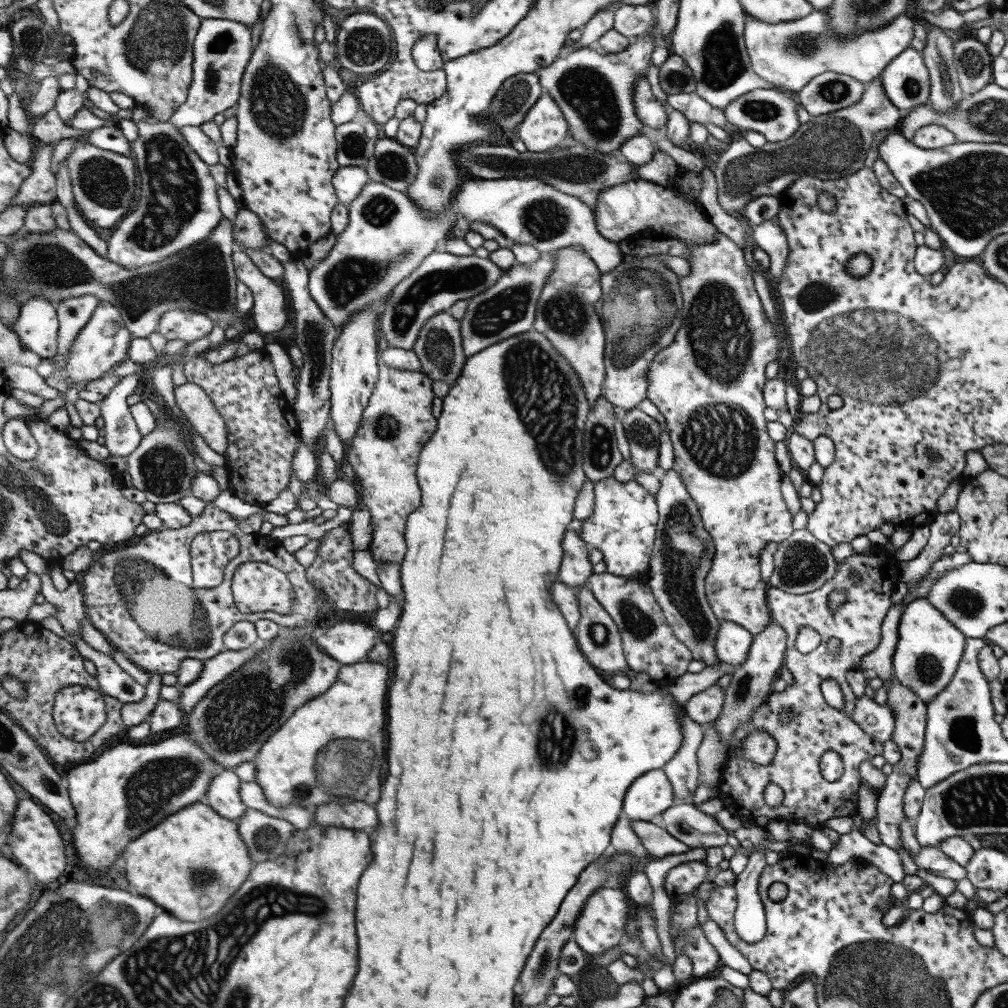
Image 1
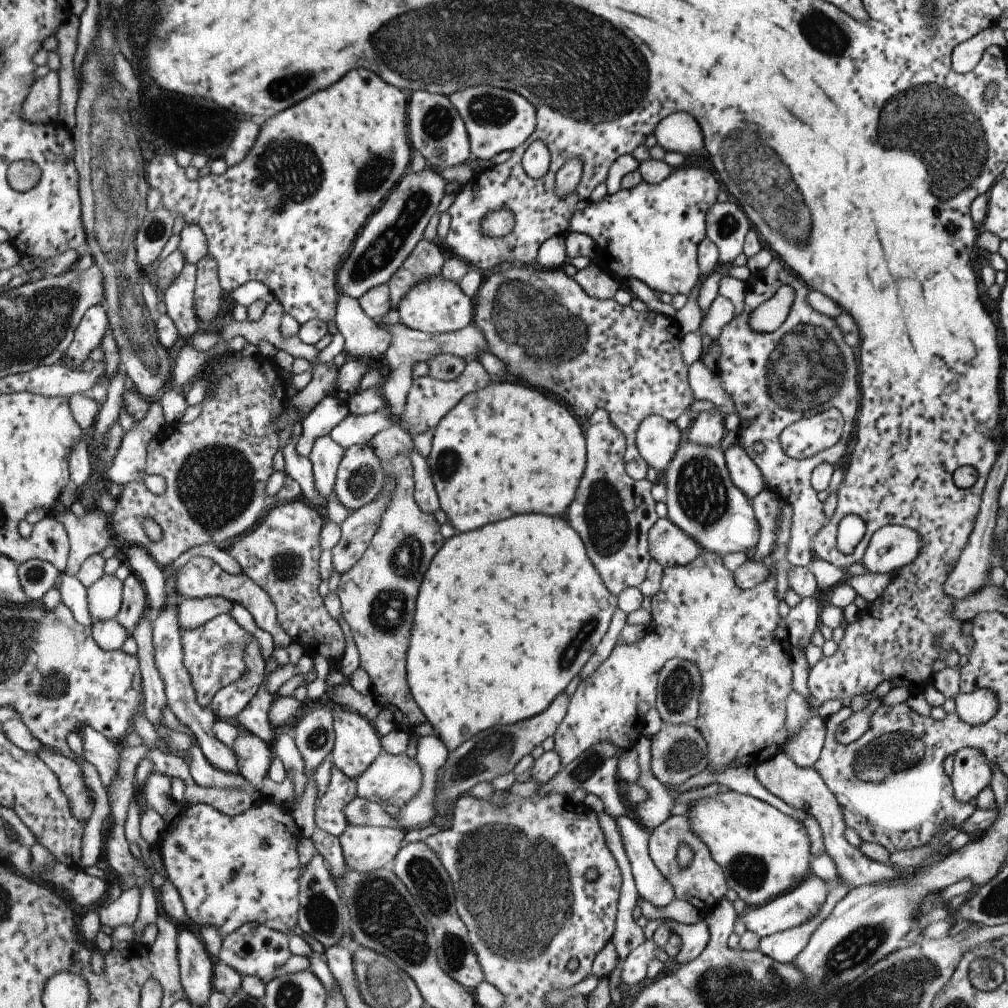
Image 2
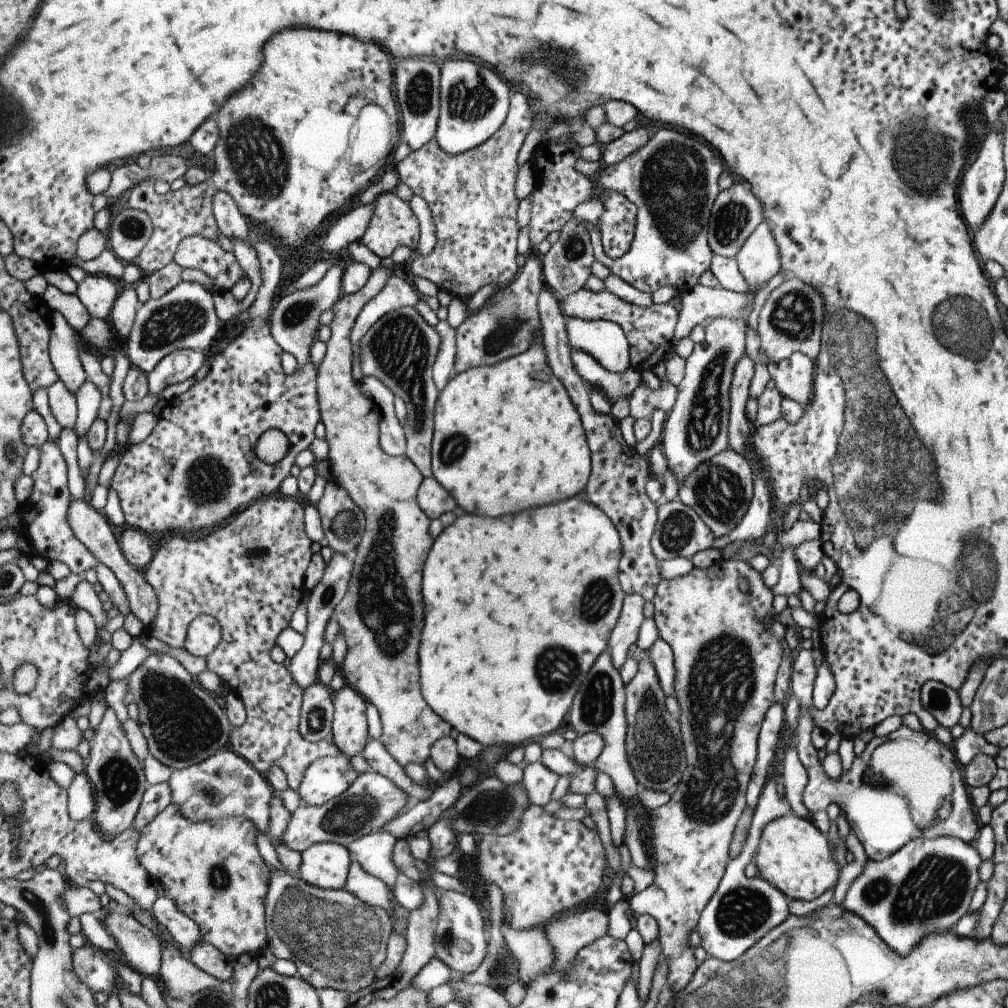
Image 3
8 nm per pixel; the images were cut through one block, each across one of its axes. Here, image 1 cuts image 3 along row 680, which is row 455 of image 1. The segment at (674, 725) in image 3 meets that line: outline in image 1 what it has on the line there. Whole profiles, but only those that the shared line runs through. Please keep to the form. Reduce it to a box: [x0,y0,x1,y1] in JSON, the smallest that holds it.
[621,408,659,474]

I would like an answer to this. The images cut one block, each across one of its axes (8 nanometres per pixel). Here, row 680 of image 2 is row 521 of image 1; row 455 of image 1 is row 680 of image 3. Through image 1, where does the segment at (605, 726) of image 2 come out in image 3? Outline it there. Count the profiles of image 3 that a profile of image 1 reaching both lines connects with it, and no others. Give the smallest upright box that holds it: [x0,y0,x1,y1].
[627,560,785,992]

